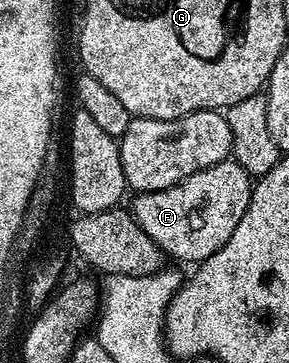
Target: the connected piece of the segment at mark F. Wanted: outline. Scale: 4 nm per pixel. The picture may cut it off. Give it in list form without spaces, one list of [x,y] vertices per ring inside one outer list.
[[[228,158],[184,177],[184,181],[168,189],[135,194],[132,214],[144,233],[169,258],[171,255],[189,265],[197,265],[212,257],[232,237],[236,225],[240,225],[240,217],[248,209],[251,190],[252,176],[233,158]]]

